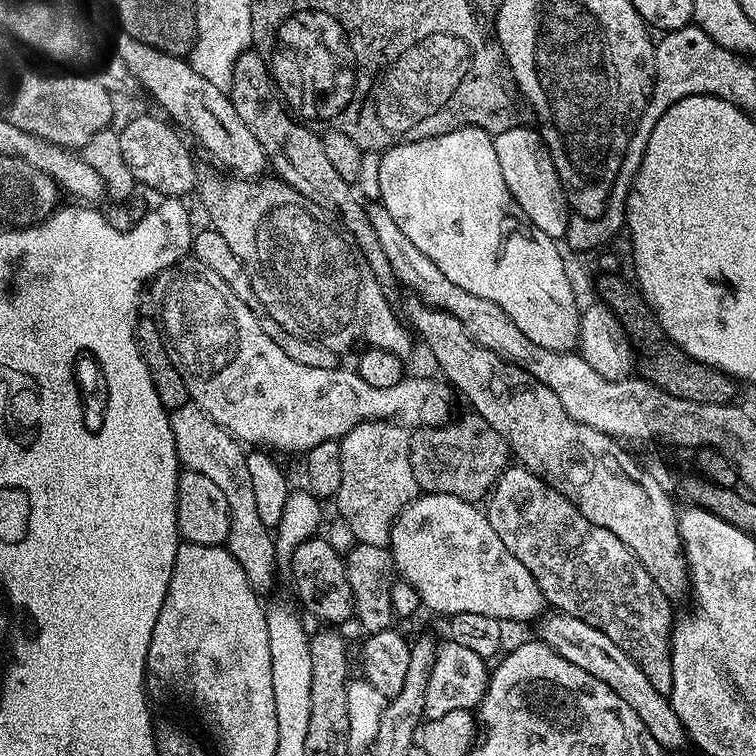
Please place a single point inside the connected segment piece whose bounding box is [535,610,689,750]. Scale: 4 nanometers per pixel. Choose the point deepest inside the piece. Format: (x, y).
(580, 642)

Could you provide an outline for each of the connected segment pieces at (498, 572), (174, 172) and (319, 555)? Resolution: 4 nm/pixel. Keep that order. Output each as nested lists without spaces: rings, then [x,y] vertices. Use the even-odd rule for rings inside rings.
[[[426,492],[417,495],[412,503],[400,511],[400,516],[392,523],[390,551],[395,571],[418,594],[421,605],[432,612],[441,612],[444,618],[462,614],[486,614],[501,622],[507,620],[532,620],[545,611],[546,601],[542,590],[526,566],[506,550],[502,538],[494,534],[487,515],[480,512],[475,503],[463,500],[454,494],[434,494]]]
[[[136,116],[124,129],[119,129],[122,155],[137,185],[153,188],[164,198],[184,198],[197,187],[198,171],[192,161],[192,152],[175,132],[167,119],[156,116]],[[160,119],[160,120],[159,120]],[[172,128],[173,129],[172,129]]]
[[[317,534],[312,539],[302,542],[292,555],[290,571],[292,571],[292,584],[296,587],[296,596],[300,604],[312,616],[325,620],[325,625],[340,626],[354,616],[352,591],[350,582],[346,578],[344,556],[336,553],[336,548],[328,540],[323,540],[323,535]]]

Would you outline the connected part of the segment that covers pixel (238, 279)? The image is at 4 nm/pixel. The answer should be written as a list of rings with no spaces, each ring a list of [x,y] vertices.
[[[214,230],[207,231],[195,233],[191,247],[195,259],[202,261],[206,266],[210,266],[210,270],[214,270],[218,274],[218,278],[222,278],[222,282],[229,284],[234,290],[234,294],[238,294],[238,298],[242,298],[242,302],[246,302],[246,306],[250,306],[252,313],[260,319],[262,330],[266,330],[266,334],[270,334],[270,338],[274,338],[274,342],[278,342],[278,346],[282,346],[282,350],[286,350],[286,354],[290,354],[290,358],[294,358],[294,362],[302,362],[302,366],[337,367],[338,356],[332,349],[324,344],[319,344],[317,340],[306,340],[303,336],[290,334],[285,328],[278,326],[278,322],[274,322],[274,318],[270,318],[266,306],[262,306],[258,294],[254,294],[254,286],[250,286],[250,278],[246,274],[242,262],[238,262],[234,250],[230,250],[226,238],[222,238],[222,234],[218,234]]]

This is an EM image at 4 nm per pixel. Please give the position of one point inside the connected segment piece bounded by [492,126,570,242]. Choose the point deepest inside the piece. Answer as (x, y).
(527, 168)

